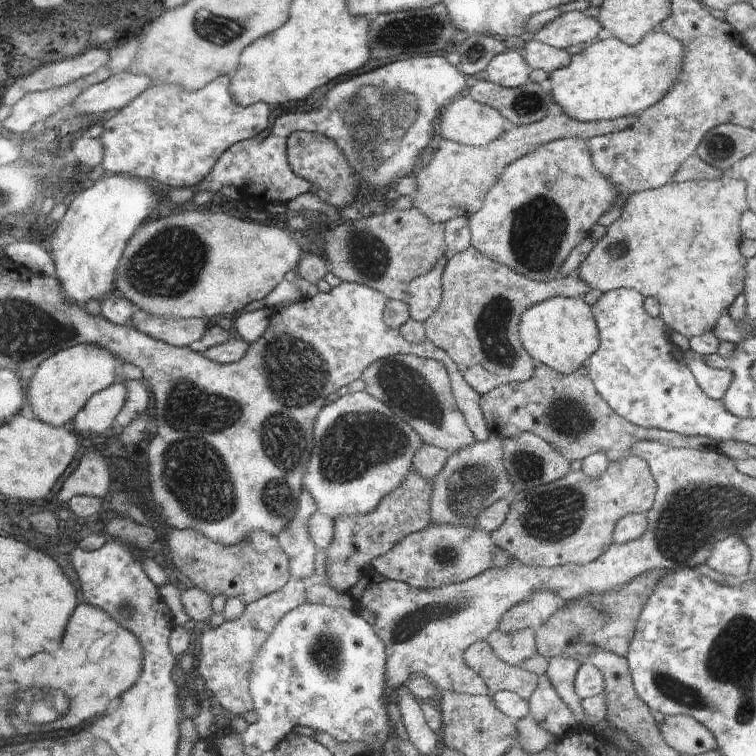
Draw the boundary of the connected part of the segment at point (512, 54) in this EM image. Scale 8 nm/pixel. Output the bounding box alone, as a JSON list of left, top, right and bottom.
[485,50,530,87]

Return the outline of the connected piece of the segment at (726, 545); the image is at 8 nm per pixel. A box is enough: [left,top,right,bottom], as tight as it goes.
[706,535,752,576]

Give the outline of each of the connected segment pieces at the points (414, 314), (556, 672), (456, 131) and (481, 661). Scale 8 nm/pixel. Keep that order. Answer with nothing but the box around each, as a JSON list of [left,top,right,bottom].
[[408,258,447,323],[546,657,586,727],[439,93,506,147],[463,639,540,701]]

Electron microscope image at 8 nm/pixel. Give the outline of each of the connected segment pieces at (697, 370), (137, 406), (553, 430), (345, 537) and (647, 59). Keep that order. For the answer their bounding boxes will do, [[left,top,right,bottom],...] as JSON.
[[683,348,731,400],[114,380,150,427],[480,363,718,463],[327,470,431,593],[549,30,684,122]]

